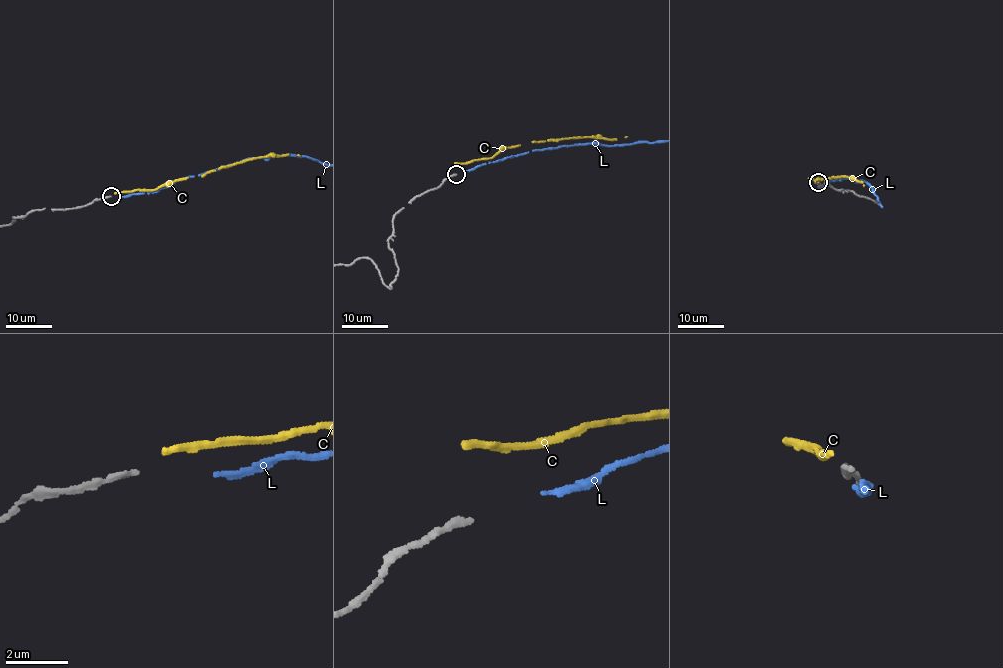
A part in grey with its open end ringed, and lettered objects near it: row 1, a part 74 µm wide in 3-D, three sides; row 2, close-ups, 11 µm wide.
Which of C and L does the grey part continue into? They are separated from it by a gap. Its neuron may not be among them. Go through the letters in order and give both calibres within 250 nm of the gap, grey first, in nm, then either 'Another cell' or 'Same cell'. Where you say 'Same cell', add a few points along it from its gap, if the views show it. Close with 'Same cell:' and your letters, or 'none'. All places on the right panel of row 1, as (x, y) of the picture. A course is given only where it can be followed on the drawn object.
C: Thickness 190 nm (grey) against 240 nm. Another cell
L: Thickness 190 nm (grey) against 180 nm. Same cell
Same cell: L

